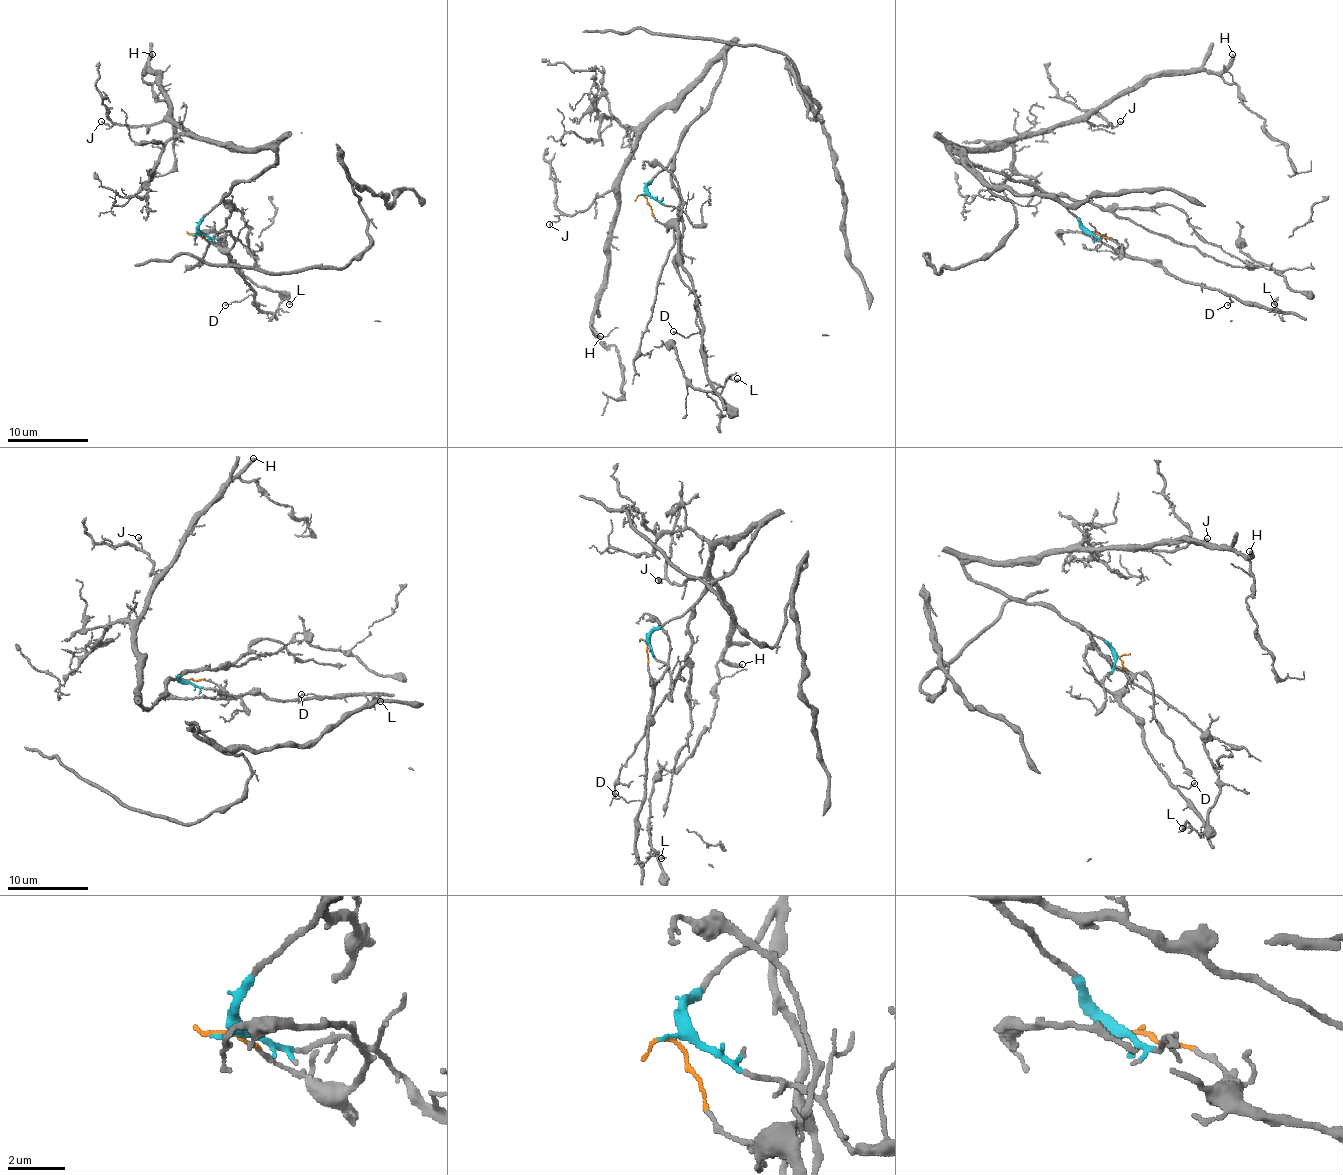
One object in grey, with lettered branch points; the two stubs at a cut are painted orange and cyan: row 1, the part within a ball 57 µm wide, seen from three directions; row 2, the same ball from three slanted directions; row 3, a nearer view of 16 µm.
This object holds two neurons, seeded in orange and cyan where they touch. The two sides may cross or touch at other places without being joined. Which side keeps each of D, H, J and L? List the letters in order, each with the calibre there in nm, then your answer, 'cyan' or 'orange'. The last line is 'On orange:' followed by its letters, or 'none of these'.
D: 120 nm | orange
H: 320 nm | cyan
J: 100 nm | cyan
L: 130 nm | orange
On orange: D, L

